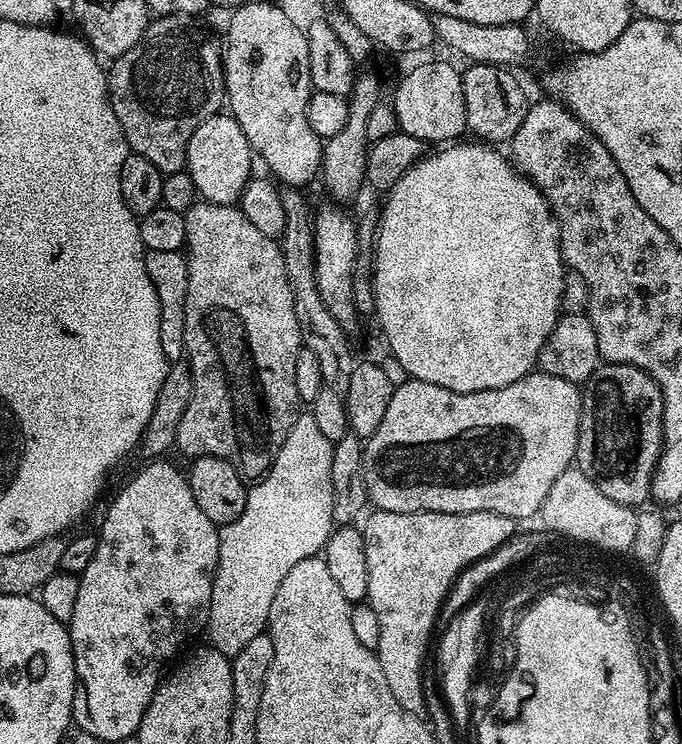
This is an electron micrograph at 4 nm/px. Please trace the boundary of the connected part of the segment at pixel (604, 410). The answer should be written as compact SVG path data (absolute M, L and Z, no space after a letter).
M601 363L595 374L586 381L583 389L584 409L580 419L580 433L576 447L575 463L581 472L606 494L606 498L614 498L614 502L625 503L629 506L644 506L650 500L650 485L653 469L640 465L640 439L644 436L644 448L655 453L664 438L664 396L654 382L652 376L646 375L638 366L629 364Z

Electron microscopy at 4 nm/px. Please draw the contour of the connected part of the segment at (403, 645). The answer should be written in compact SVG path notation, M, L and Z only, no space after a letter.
M373 511L373 516L369 518L365 524L362 524L364 541L366 542L366 566L370 570L370 586L368 587L367 603L374 610L374 614L378 614L378 626L380 627L380 637L378 638L378 646L375 651L380 658L382 666L382 674L386 674L386 686L390 686L390 694L394 694L394 698L398 698L398 706L402 706L402 710L410 710L410 714L420 716L424 708L424 688L426 681L416 677L416 672L420 669L420 652L424 652L424 640L428 636L431 628L437 627L438 615L444 605L444 601L448 597L456 581L456 577L463 572L469 565L491 555L496 548L515 536L518 532L517 521L511 520L508 516L499 516L493 512L463 512L462 514L446 514L445 512L382 512Z

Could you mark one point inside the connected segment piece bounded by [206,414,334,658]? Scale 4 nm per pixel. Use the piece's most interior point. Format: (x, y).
(296, 501)

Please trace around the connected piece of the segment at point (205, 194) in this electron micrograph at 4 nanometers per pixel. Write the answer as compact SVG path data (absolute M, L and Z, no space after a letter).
M217 114L206 118L188 143L186 170L194 178L194 186L201 201L209 204L235 205L244 192L251 174L252 147L242 134L242 126L230 114Z

